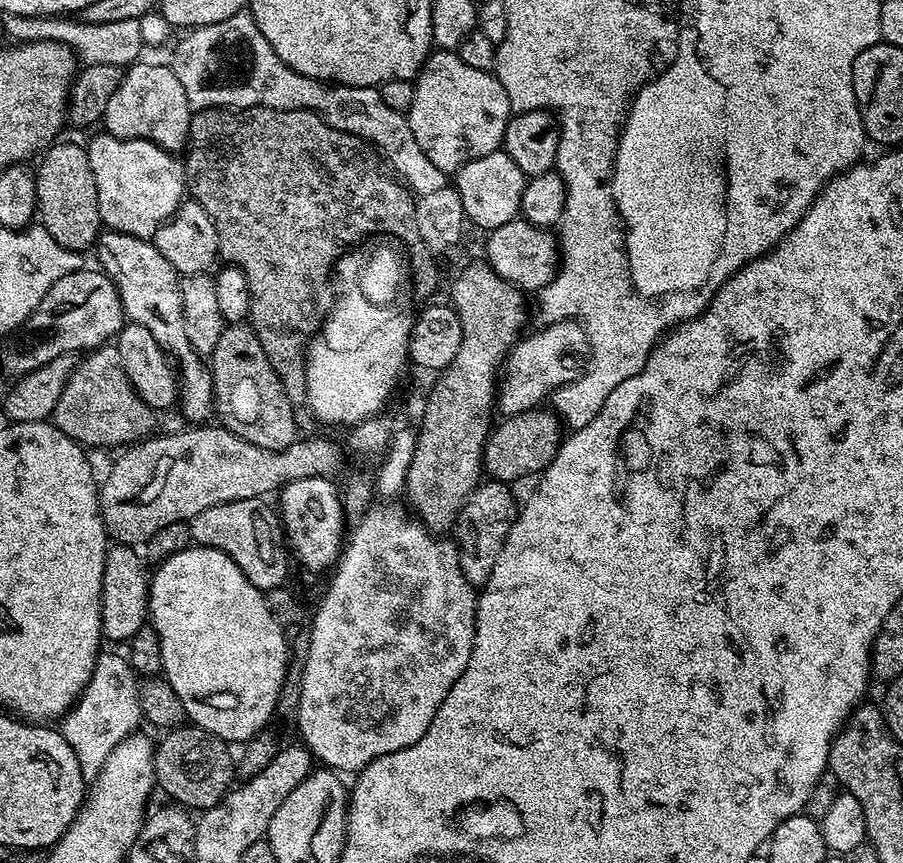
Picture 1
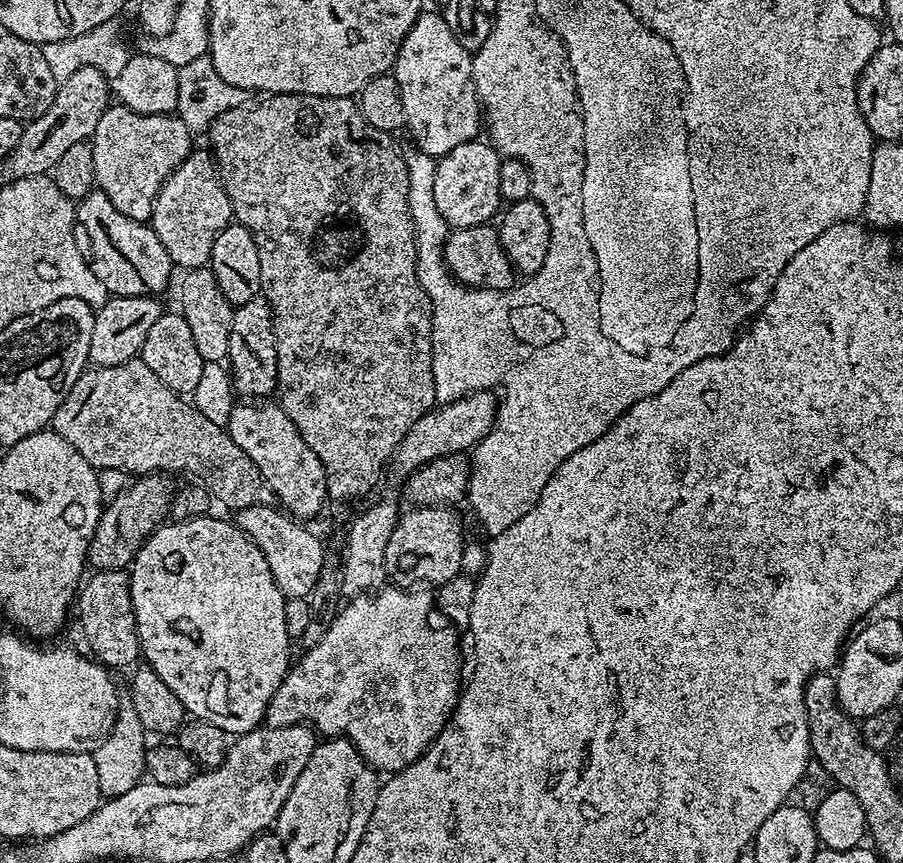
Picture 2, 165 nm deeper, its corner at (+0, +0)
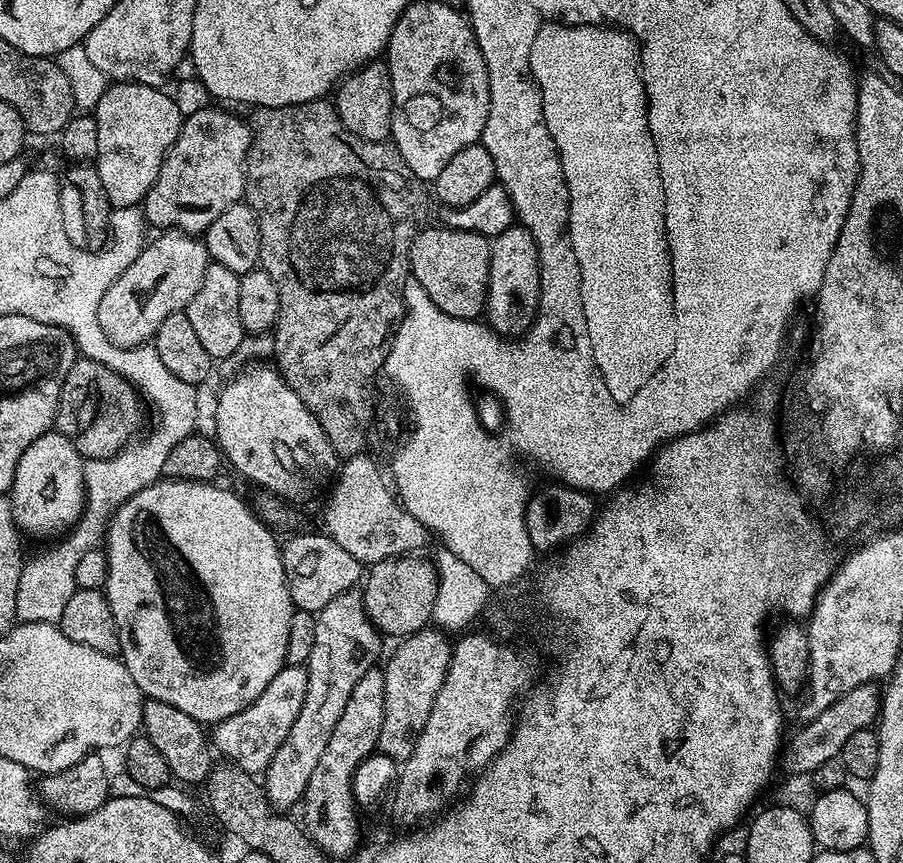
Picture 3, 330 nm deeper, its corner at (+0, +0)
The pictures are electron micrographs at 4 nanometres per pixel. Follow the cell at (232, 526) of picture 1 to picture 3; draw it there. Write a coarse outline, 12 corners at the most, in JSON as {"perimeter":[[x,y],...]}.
{"perimeter":[[289,535],[280,557],[293,605],[315,614],[361,583],[328,535]]}

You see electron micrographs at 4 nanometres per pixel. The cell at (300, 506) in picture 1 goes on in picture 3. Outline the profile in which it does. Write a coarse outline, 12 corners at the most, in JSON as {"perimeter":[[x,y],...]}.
{"perimeter":[[275,367],[216,400],[225,461],[288,502],[333,479],[338,453]]}

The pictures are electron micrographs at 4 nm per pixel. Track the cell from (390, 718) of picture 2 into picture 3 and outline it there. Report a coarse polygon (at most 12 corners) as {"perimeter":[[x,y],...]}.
{"perimeter":[[285,666],[210,732],[215,751],[262,774],[306,698]]}

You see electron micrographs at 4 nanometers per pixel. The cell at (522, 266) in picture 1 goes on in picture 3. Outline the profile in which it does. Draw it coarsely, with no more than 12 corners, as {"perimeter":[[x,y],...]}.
{"perimeter":[[421,227],[410,276],[450,318],[488,303],[489,237]]}

